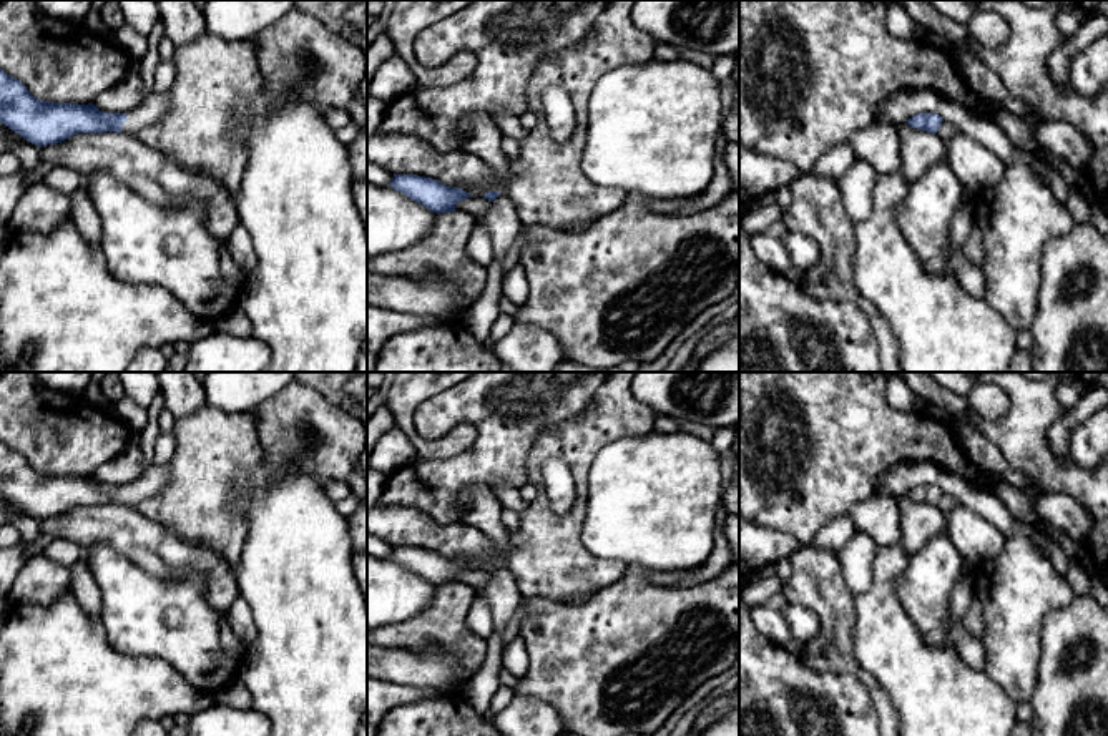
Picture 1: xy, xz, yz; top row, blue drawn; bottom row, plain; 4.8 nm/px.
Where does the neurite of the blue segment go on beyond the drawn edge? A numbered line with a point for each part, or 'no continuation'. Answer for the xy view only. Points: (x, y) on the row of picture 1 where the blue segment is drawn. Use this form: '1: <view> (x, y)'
1: xy (155, 105)

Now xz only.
1: xz (479, 133)

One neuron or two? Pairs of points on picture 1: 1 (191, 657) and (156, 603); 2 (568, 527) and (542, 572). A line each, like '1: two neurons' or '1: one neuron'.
1: one neuron
2: one neuron

